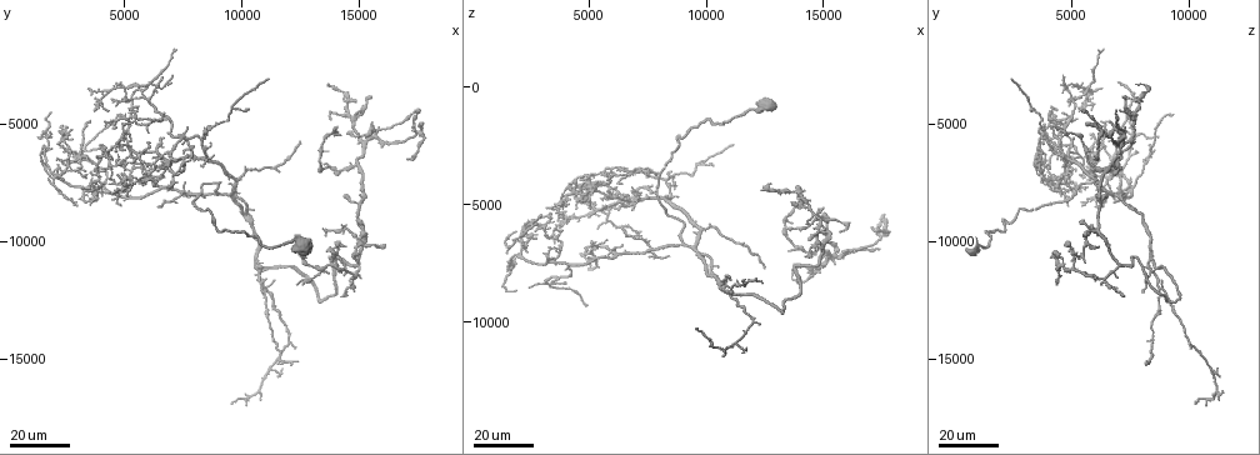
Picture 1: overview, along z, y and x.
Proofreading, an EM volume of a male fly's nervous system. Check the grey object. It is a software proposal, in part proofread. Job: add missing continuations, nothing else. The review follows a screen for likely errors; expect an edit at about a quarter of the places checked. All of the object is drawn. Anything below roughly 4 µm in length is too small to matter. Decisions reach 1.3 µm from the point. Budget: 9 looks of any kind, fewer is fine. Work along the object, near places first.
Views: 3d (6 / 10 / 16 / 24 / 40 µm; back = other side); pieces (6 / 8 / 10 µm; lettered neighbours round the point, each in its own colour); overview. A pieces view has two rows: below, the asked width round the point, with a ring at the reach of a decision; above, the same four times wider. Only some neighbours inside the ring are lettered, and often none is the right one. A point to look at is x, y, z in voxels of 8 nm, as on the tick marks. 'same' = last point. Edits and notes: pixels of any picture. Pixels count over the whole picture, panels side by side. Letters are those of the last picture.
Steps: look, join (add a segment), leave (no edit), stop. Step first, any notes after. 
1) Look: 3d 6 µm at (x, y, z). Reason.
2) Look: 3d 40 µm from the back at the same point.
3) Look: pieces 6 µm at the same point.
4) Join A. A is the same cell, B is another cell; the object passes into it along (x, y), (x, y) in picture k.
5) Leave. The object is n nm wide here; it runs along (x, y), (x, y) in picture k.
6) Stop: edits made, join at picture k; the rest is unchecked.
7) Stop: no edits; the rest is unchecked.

Look: 3d 24 µm at (6400, 8600, 6000).

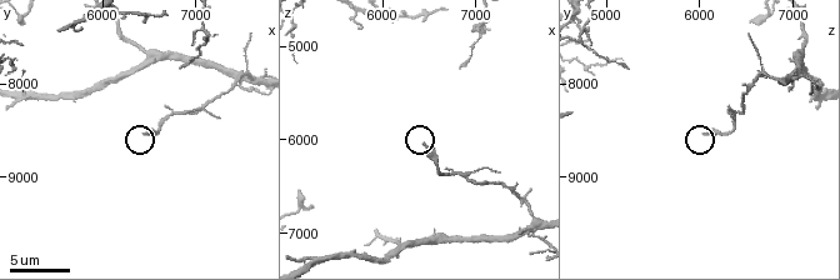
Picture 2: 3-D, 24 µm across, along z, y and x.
Look: pieces 6 µm at (6450, 8500, 6050). What lies round it.

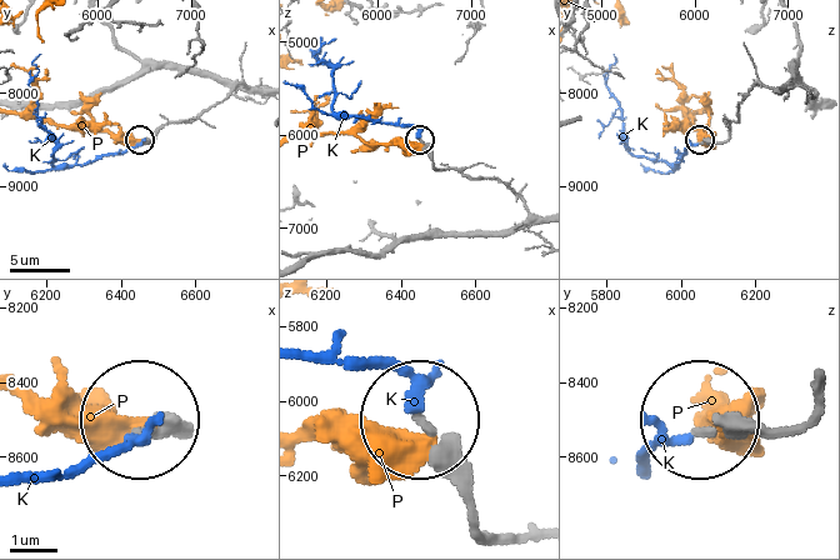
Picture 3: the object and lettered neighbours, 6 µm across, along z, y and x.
Join K. K is the same cell, P is another cell; the object passes into it along (156, 136), (59, 165), (38, 104) in picture 3; it goes on there.

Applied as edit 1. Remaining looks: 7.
Look: 3d 16 µm at (17600, 5000, 5700). Branch stops here.

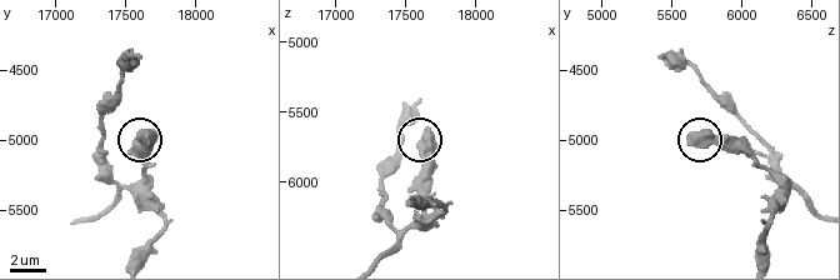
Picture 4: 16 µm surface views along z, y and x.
Look: pieces 6 µm at (17660, 4980, 5620). See the neighbours.

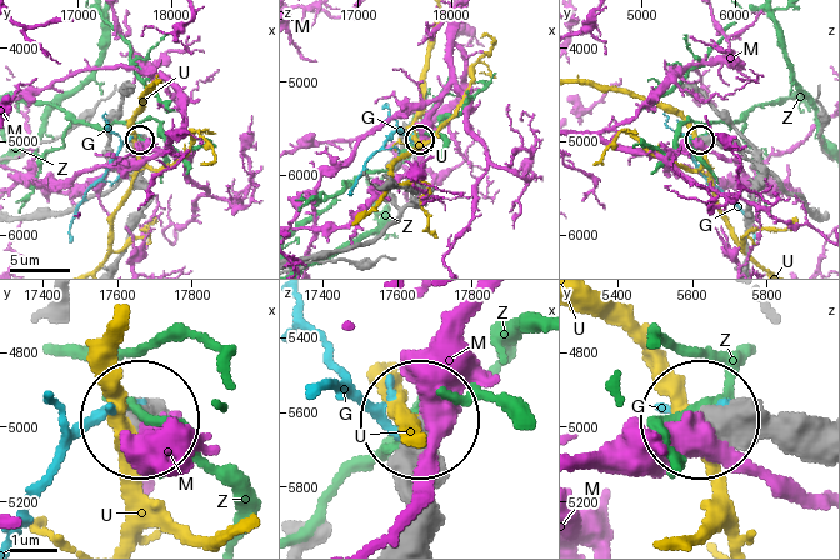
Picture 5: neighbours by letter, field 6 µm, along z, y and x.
Leave. G, M, U and Z are other cells; it runs along (813, 459), (709, 419) in picture 5; none of them fits.

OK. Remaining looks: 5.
Look: 3d 16 µm at (17500, 4300, 6900). An open end.

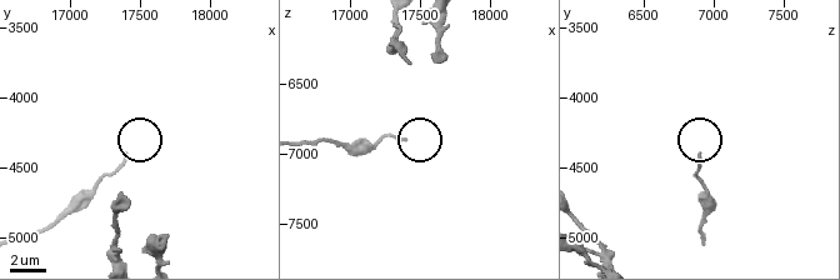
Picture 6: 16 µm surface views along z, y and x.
Look: pieces 6 µm at (17400, 4400, 6900).

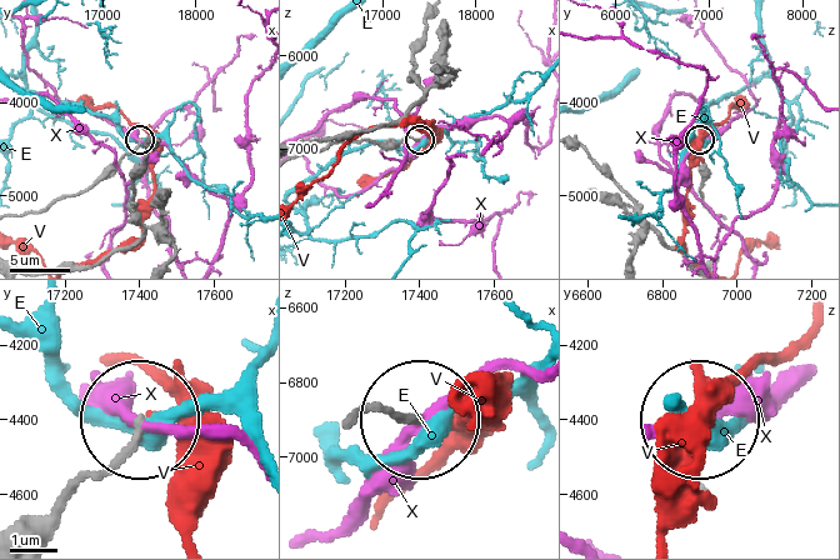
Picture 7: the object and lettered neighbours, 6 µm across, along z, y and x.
Leave. E, V and X are other cells; it runs along (20, 216), (79, 194), (139, 140) in picture 7; no lettered segment goes on from it.

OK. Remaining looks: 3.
Look: 3d 16 µm at (4900, 4600, 9400). End of a long branch.

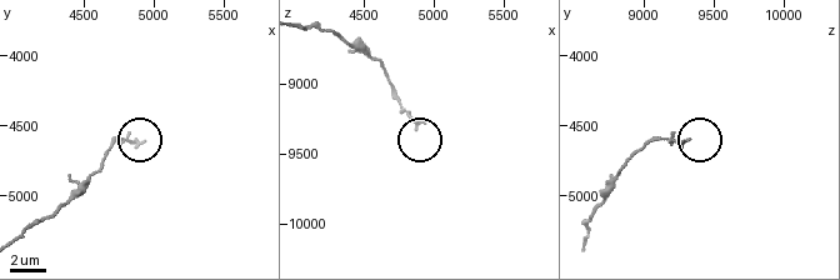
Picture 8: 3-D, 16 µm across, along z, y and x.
Look: pieces 6 µm at (4900, 4580, 9320). What lies round it.

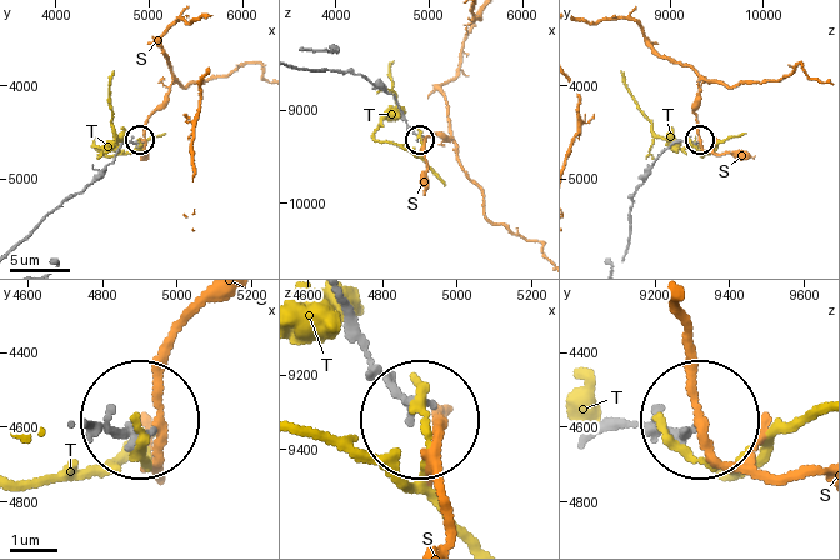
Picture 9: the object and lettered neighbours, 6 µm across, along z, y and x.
Leave. S and T are other cells; none of them fits.

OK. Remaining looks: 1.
Stop: edits made, join at picture 3; the rest is unchecked.

